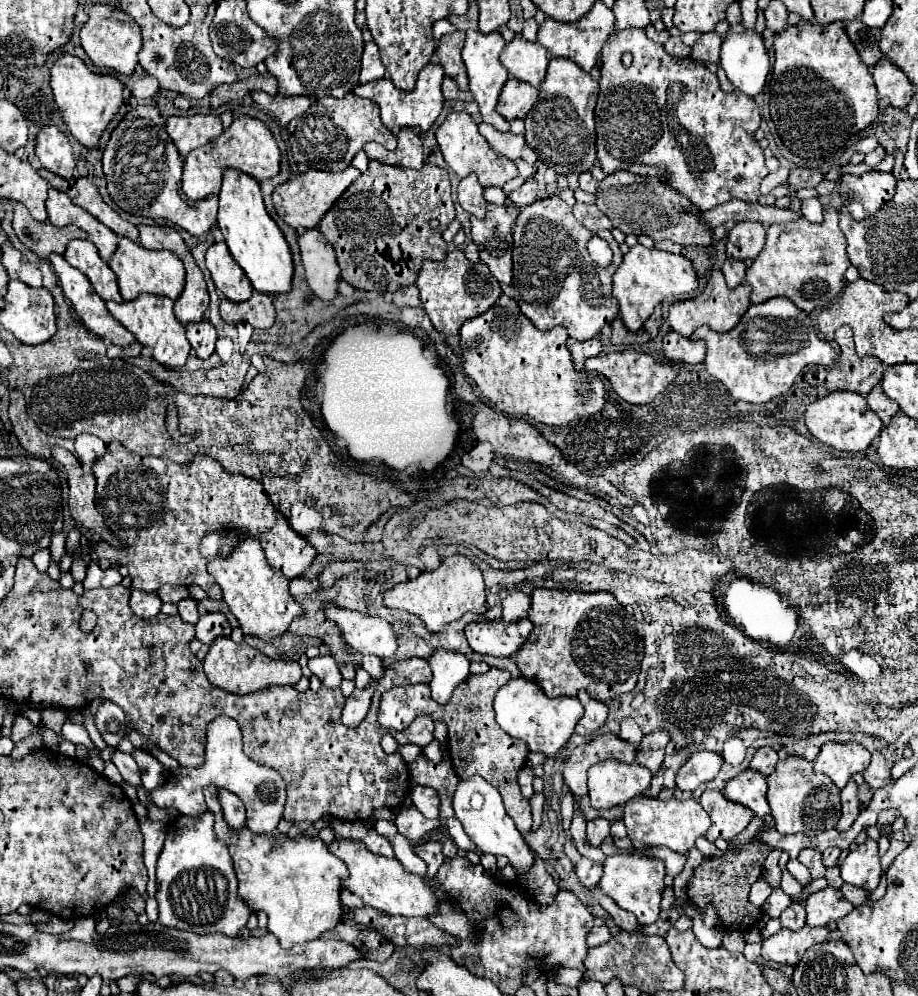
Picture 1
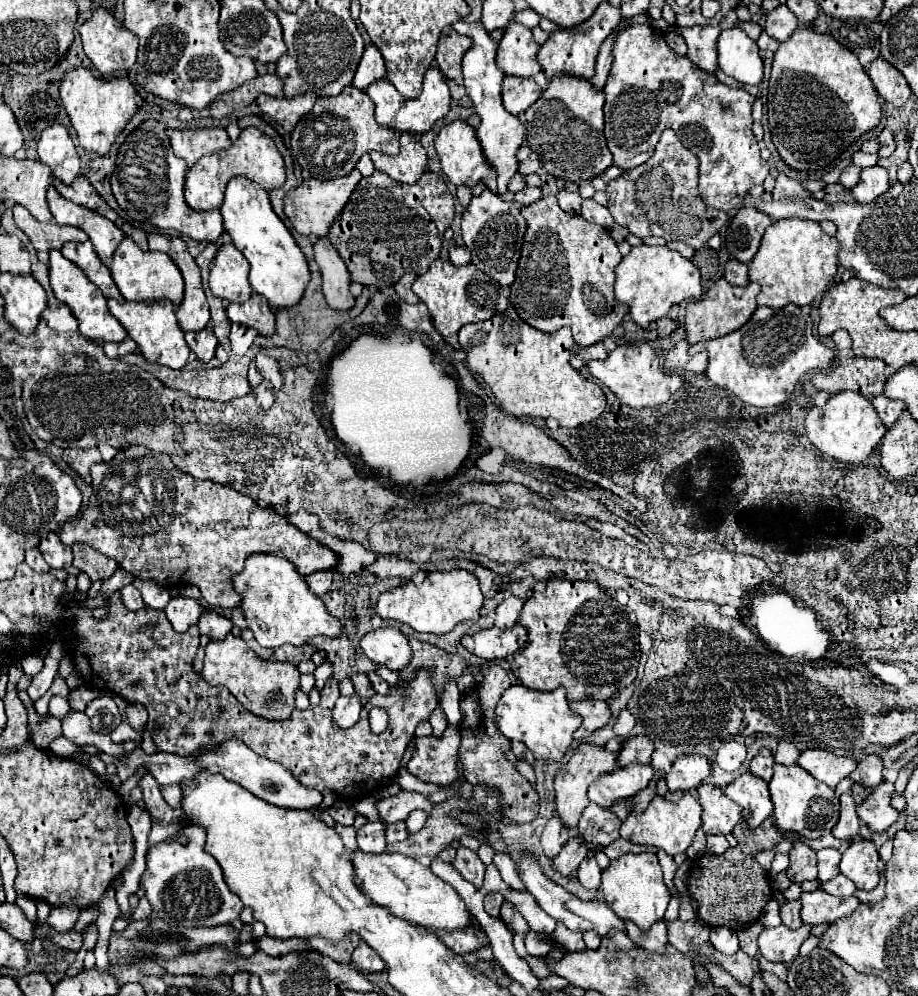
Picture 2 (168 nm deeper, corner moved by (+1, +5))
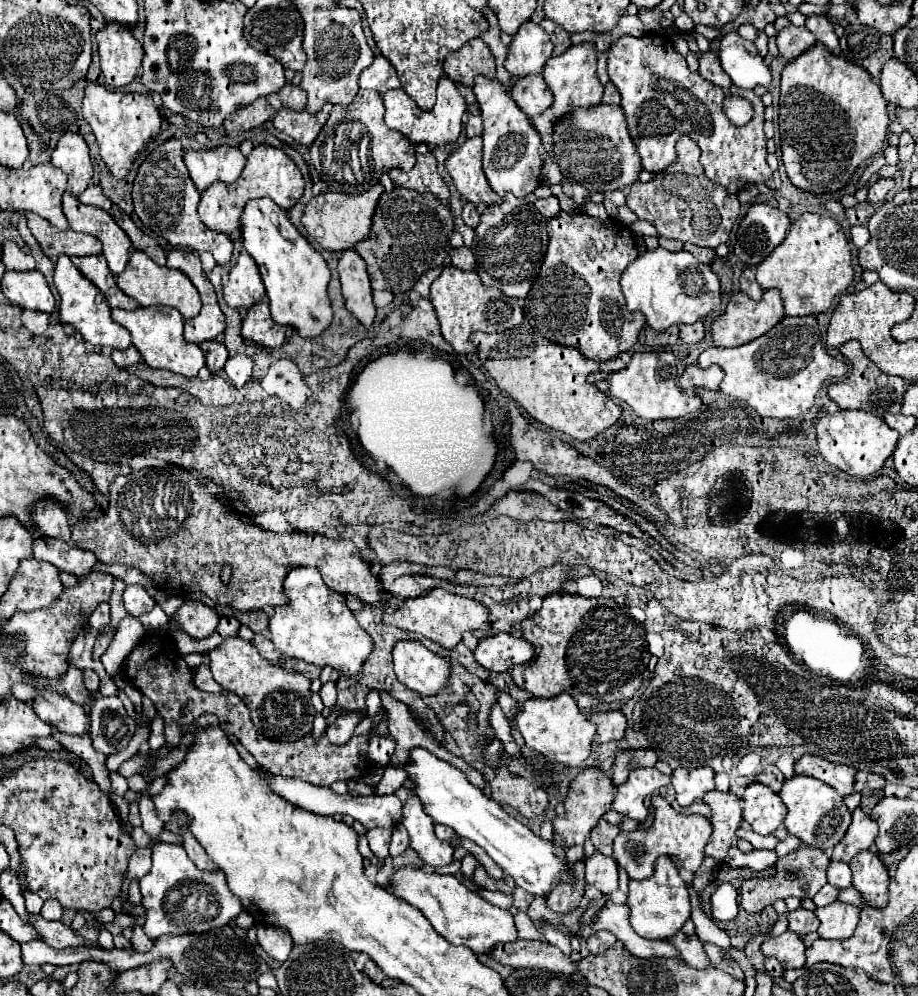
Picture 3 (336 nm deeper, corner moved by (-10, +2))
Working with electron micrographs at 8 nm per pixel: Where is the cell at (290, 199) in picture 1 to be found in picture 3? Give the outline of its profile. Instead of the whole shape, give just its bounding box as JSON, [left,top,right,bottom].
[302,184,384,252]

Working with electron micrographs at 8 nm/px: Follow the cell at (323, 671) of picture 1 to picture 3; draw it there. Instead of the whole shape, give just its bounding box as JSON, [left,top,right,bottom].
[320,680,336,708]

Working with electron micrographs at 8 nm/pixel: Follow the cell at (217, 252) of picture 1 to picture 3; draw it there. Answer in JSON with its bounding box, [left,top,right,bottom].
[224,252,264,310]

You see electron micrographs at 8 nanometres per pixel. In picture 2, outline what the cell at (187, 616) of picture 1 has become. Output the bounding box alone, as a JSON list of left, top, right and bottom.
[165,597,203,633]

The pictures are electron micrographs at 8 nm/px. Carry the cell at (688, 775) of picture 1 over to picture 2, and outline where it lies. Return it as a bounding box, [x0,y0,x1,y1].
[665,755,711,793]

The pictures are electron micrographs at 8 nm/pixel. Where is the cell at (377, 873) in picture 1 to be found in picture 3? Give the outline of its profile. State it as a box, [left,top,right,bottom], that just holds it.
[390,864,516,954]

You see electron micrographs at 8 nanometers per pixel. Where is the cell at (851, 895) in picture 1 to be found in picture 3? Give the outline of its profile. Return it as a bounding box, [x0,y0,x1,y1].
[812,884,840,906]

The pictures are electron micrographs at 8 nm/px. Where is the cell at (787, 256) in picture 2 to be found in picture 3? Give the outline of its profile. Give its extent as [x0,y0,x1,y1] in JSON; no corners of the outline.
[756,212,852,316]

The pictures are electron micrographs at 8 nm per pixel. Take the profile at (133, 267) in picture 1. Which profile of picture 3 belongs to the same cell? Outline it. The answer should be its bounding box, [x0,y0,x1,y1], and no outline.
[116,250,200,320]

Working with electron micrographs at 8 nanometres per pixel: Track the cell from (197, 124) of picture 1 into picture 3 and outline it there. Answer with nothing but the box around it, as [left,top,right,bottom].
[184,146,246,192]

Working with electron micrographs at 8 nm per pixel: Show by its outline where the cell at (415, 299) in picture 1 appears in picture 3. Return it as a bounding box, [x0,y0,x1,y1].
[414,270,440,300]

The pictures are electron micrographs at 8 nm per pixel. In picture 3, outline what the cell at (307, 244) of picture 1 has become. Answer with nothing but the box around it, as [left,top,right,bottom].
[338,250,376,328]

